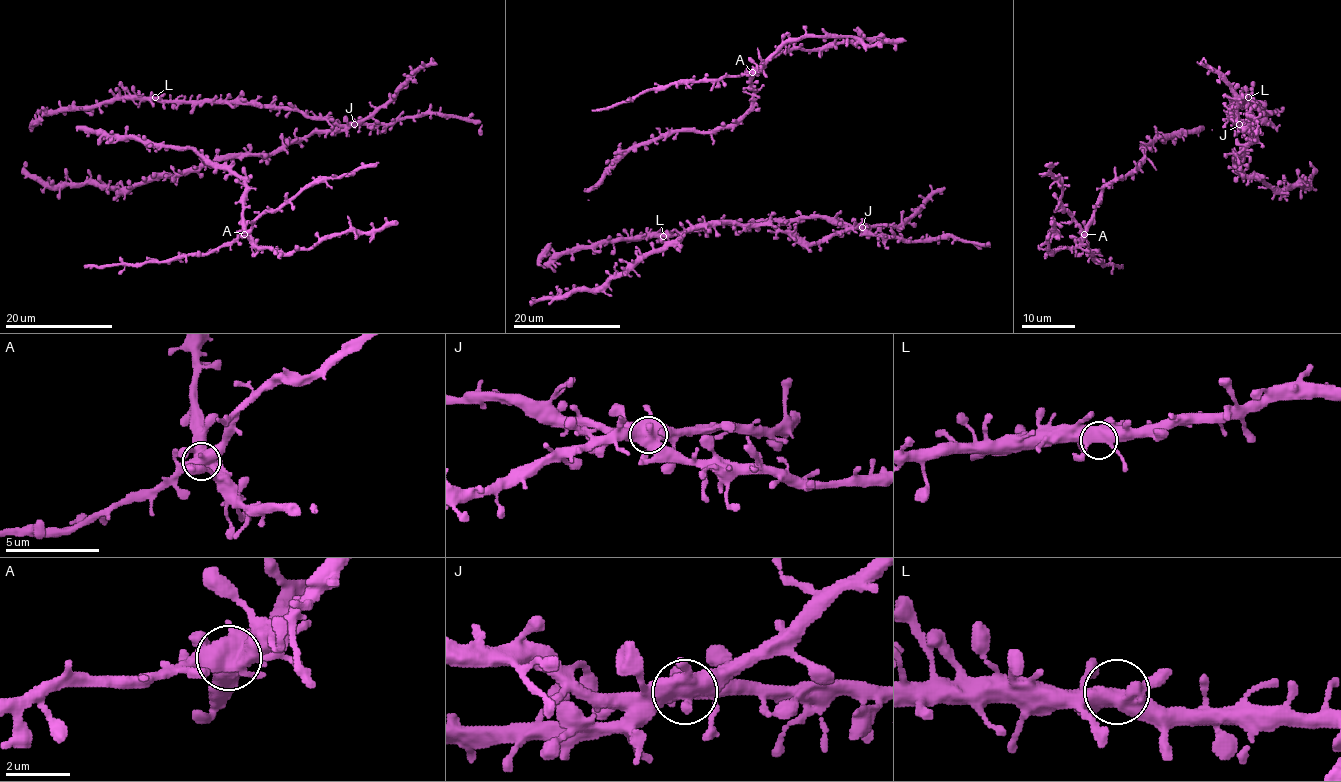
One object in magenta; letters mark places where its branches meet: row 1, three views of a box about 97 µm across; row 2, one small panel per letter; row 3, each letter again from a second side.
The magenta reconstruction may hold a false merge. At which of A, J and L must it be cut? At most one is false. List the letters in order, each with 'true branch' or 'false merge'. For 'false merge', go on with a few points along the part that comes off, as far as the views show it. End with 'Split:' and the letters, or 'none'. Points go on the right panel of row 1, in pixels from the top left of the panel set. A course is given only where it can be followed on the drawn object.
A: false merge | (1084, 234), (1087, 246), (1097, 261), (1122, 268)
J: true branch
L: true branch
Split: A

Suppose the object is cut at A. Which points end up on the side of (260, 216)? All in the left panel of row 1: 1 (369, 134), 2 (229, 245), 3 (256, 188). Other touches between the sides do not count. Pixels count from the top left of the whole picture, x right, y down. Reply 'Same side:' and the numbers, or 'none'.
Same side: 2

